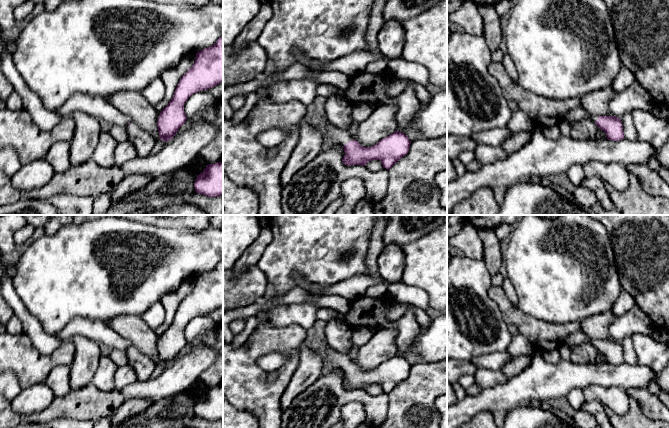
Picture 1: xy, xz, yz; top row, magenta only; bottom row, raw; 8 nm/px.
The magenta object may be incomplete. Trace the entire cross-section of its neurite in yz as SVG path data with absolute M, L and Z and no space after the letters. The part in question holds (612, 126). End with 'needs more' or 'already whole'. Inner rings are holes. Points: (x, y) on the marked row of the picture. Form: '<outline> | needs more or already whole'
M577 107L566 115L566 120L561 121L558 126L561 136L570 137L572 125L582 119L592 120L601 130L603 130L608 140L620 141L624 139L624 131L621 119L615 116L592 117L581 107Z | needs more

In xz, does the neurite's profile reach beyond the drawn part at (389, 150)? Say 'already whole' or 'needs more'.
needs more

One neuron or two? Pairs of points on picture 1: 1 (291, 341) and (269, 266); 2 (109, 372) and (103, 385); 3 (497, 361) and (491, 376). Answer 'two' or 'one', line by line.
1: two
2: one
3: two

